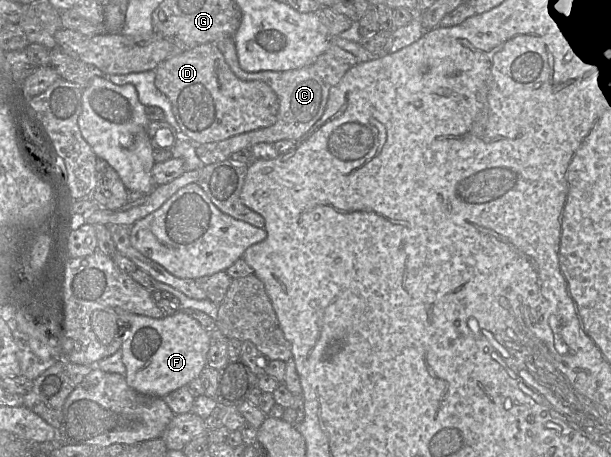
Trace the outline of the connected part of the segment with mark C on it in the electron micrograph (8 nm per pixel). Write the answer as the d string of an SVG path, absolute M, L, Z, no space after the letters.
M227 37L215 42L231 71L241 80L258 80L266 83L275 92L279 100L277 121L269 127L238 134L218 142L196 144L196 154L204 165L228 160L241 149L250 149L255 144L275 143L279 140L296 141L305 135L322 116L328 100L330 89L336 86L345 73L358 63L350 52L335 45L330 38L326 51L312 63L288 71L246 72L239 66L234 37Z

